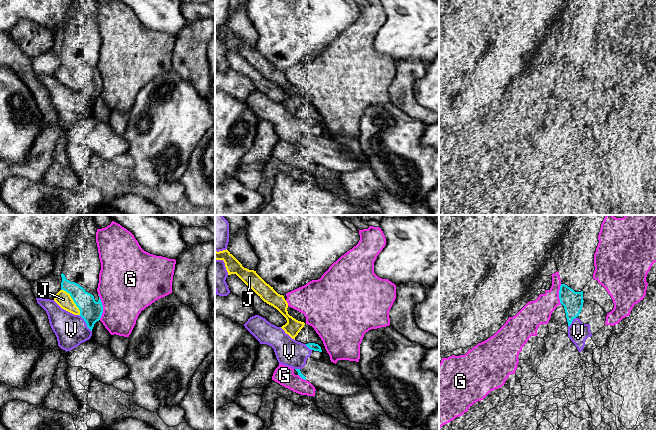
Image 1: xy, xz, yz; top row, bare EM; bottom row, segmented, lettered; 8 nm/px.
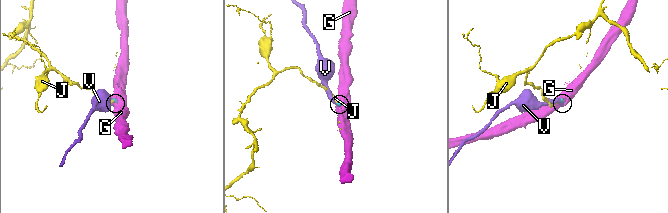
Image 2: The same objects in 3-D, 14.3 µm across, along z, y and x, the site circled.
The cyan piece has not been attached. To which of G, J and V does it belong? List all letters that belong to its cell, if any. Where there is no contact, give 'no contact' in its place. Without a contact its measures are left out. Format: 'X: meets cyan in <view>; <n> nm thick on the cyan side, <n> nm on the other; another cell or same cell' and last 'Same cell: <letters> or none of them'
G: meets cyan in xy; 180 nm thick on the cyan side, 440 nm on the other; another cell
J: meets cyan in xy; 180 nm thick on the cyan side, 120 nm on the other; same cell
V: meets cyan in xy; 180 nm thick on the cyan side, 260 nm on the other; another cell
Same cell: J

